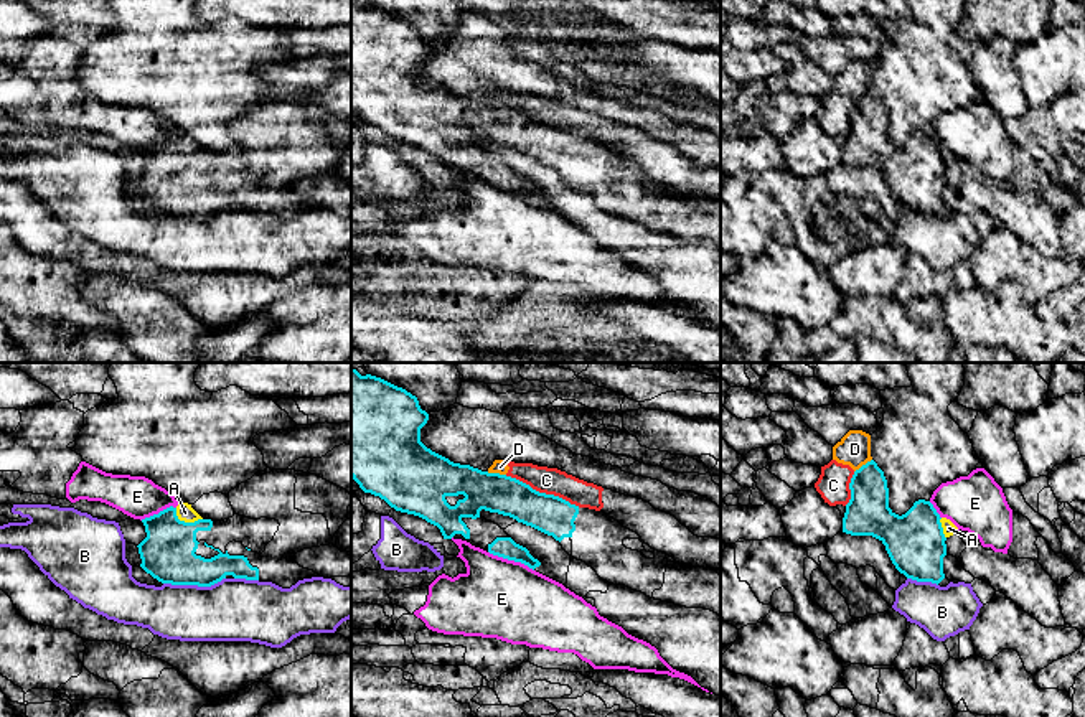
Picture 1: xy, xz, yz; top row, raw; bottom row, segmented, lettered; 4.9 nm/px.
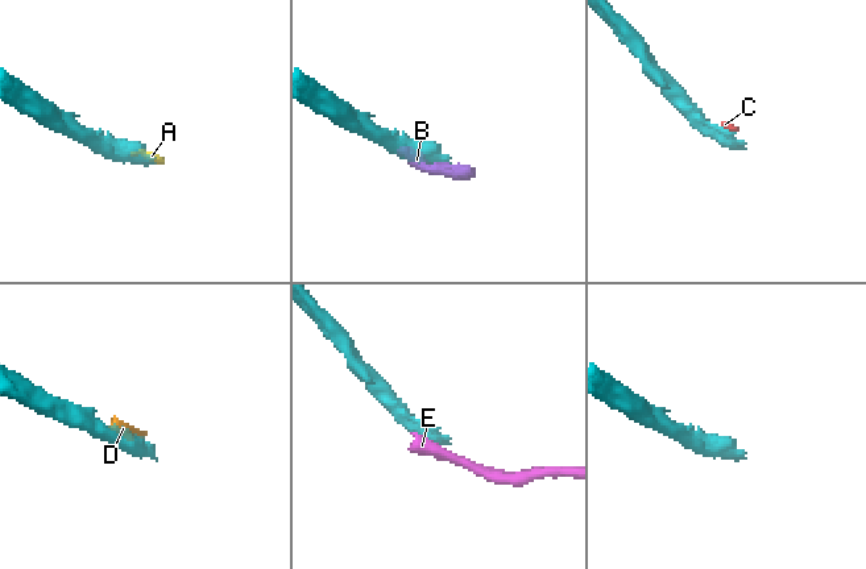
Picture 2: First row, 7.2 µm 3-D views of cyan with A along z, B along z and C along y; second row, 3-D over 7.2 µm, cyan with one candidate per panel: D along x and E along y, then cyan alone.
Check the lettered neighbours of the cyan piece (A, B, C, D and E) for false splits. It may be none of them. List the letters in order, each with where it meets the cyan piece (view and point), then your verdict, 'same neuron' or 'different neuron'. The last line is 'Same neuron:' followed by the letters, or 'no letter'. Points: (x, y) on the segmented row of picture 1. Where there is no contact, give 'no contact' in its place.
A: meets cyan in xy at (183, 521); same neuron
B: meets cyan in xy at (193, 584); different neuron
C: meets cyan in xz at (543, 493); different neuron
D: meets cyan in xz at (497, 473); different neuron
E: meets cyan in xz at (511, 559); different neuron
Same neuron: A

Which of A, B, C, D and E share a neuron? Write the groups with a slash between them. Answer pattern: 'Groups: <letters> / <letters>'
Groups: A / B / C D / E

